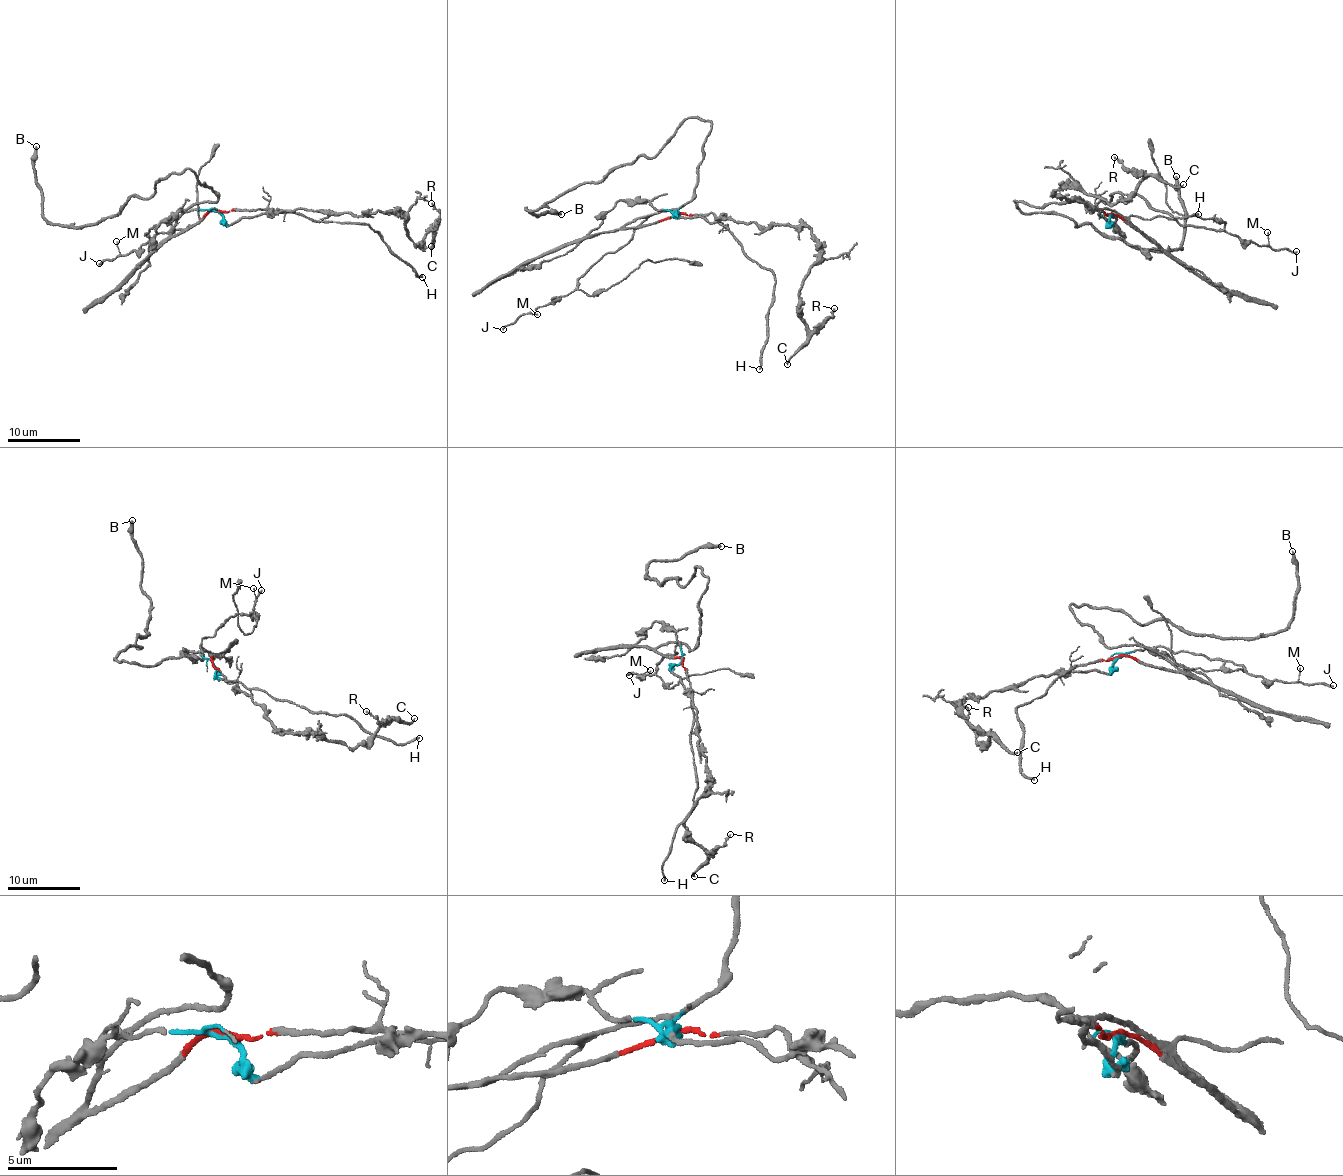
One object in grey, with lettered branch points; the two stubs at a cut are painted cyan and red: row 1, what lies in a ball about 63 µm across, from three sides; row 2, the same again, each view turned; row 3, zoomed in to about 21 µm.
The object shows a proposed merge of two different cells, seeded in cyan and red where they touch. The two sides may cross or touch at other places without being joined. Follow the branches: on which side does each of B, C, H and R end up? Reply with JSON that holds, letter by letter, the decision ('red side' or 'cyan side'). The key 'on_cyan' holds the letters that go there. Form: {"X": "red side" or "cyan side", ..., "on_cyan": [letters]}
{"B": "red side", "C": "cyan side", "H": "red side", "R": "cyan side", "on_cyan": ["C", "R"]}

